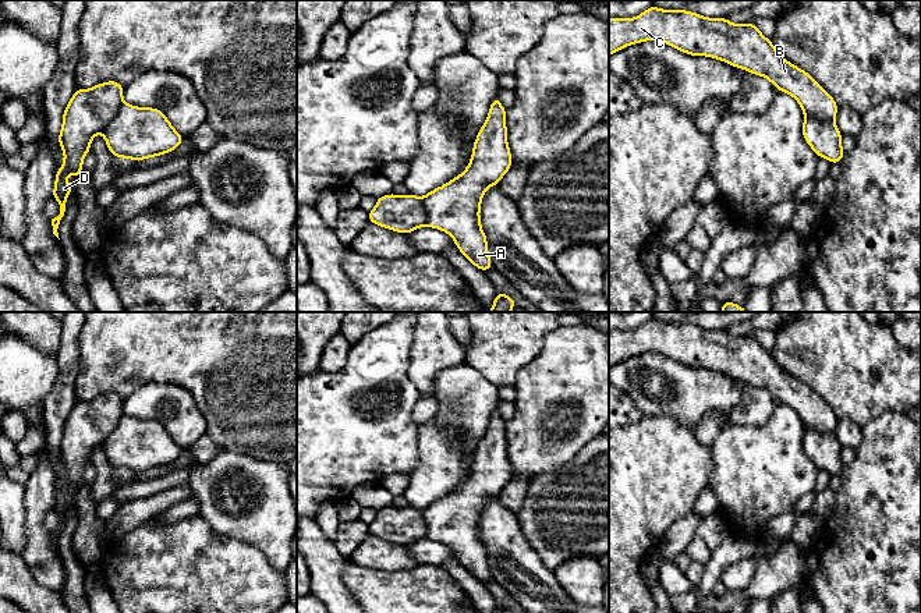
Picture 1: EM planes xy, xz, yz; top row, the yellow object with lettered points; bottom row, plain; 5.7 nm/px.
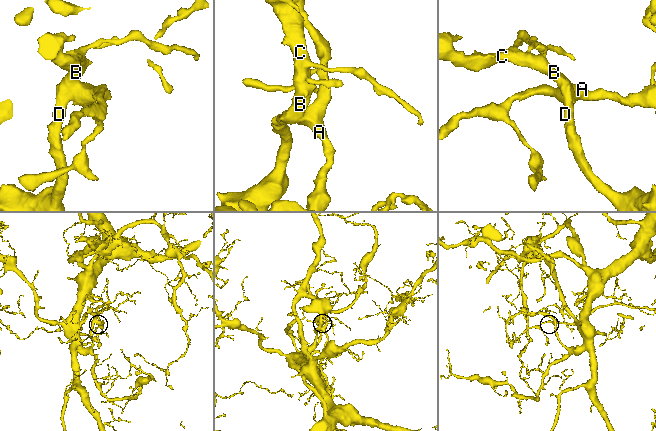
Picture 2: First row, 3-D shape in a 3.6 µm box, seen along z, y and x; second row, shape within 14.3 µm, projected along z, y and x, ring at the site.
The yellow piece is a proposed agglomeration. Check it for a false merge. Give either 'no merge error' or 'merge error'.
merge error

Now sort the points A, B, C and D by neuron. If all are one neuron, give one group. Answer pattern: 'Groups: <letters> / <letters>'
Groups: A / B C D

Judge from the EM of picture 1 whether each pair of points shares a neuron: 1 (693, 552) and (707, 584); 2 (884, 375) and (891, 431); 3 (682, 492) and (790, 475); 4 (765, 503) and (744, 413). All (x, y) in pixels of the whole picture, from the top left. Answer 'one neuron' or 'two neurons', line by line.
1: two neurons
2: two neurons
3: two neurons
4: two neurons

